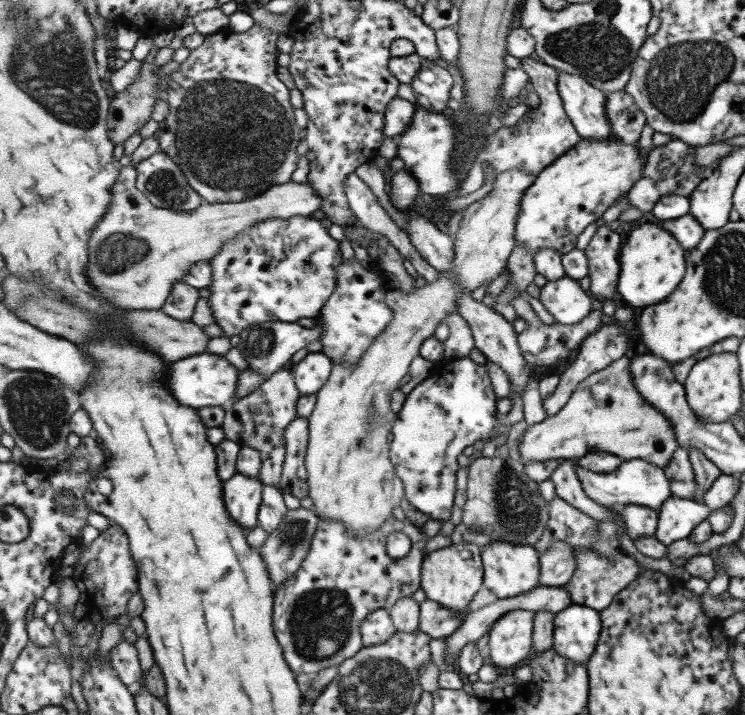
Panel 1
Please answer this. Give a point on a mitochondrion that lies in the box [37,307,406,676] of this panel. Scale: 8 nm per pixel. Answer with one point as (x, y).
(319, 622)

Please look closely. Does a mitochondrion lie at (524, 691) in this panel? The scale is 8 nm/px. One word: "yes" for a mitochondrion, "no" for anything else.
no

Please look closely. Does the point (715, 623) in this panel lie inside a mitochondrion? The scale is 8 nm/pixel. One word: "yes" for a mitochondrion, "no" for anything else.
no

